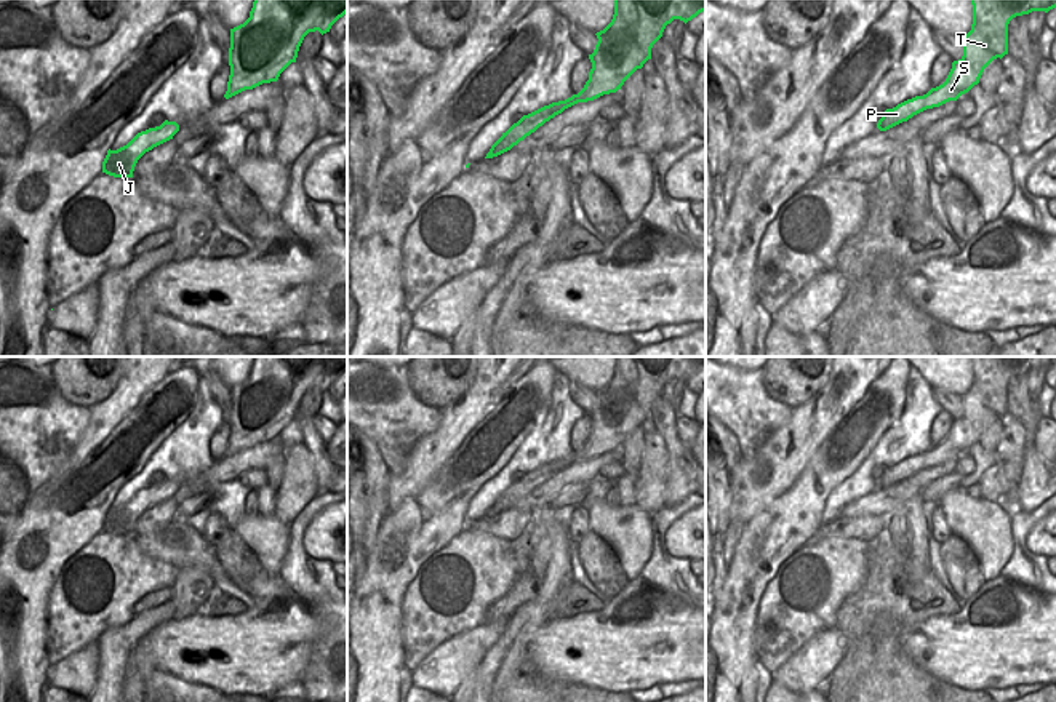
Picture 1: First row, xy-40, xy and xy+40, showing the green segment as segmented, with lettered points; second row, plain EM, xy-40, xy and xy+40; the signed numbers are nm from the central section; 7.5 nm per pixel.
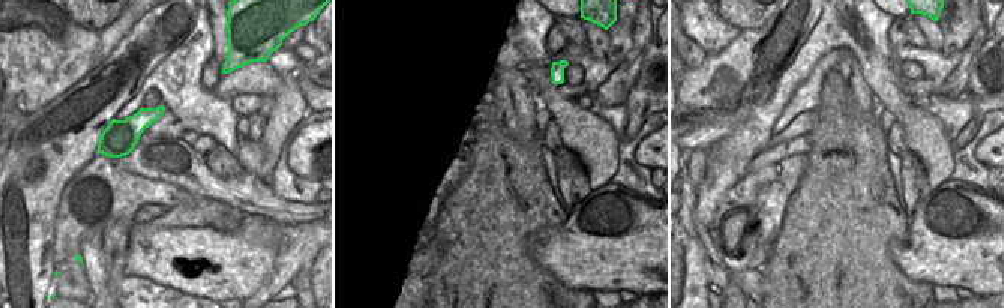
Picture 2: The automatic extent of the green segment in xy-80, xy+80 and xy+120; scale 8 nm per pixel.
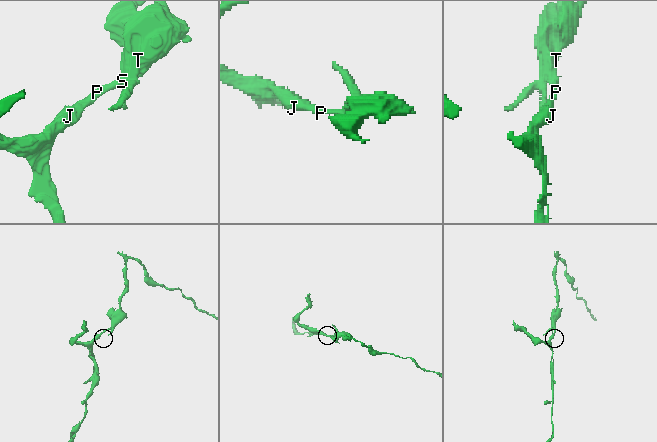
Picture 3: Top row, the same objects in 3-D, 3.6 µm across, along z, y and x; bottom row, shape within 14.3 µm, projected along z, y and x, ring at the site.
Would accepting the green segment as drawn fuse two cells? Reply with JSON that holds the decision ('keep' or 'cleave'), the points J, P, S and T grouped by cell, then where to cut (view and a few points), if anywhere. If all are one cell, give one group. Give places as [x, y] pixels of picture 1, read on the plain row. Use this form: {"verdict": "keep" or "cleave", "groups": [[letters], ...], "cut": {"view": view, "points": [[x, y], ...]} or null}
{"verdict": "keep", "groups": [["J", "P", "S", "T"]], "cut": null}

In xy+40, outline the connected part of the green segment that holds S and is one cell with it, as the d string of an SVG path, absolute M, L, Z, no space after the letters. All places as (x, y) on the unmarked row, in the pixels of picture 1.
M971 357L971 363L971 389L960 395L963 414L952 421L946 440L931 446L923 454L915 454L893 467L886 467L877 481L880 489L907 480L926 467L957 459L962 453L968 451L979 441L984 427L994 417L1002 417L1008 413L1010 379L1032 369L1048 371L1056 366L1056 357Z

